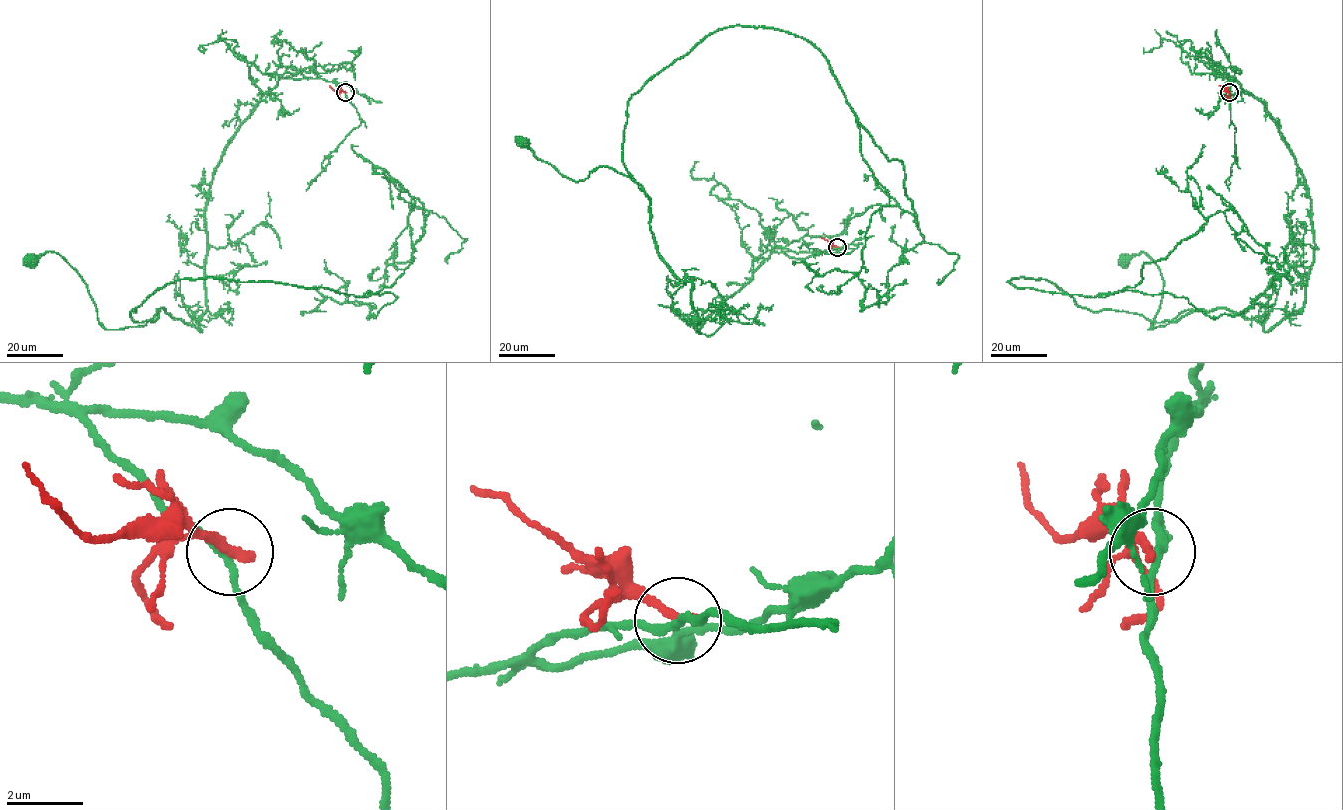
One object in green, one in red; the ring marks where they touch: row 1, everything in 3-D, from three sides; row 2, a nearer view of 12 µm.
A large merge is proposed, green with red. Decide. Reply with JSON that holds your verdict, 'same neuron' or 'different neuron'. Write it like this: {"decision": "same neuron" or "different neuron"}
{"decision": "different neuron"}

